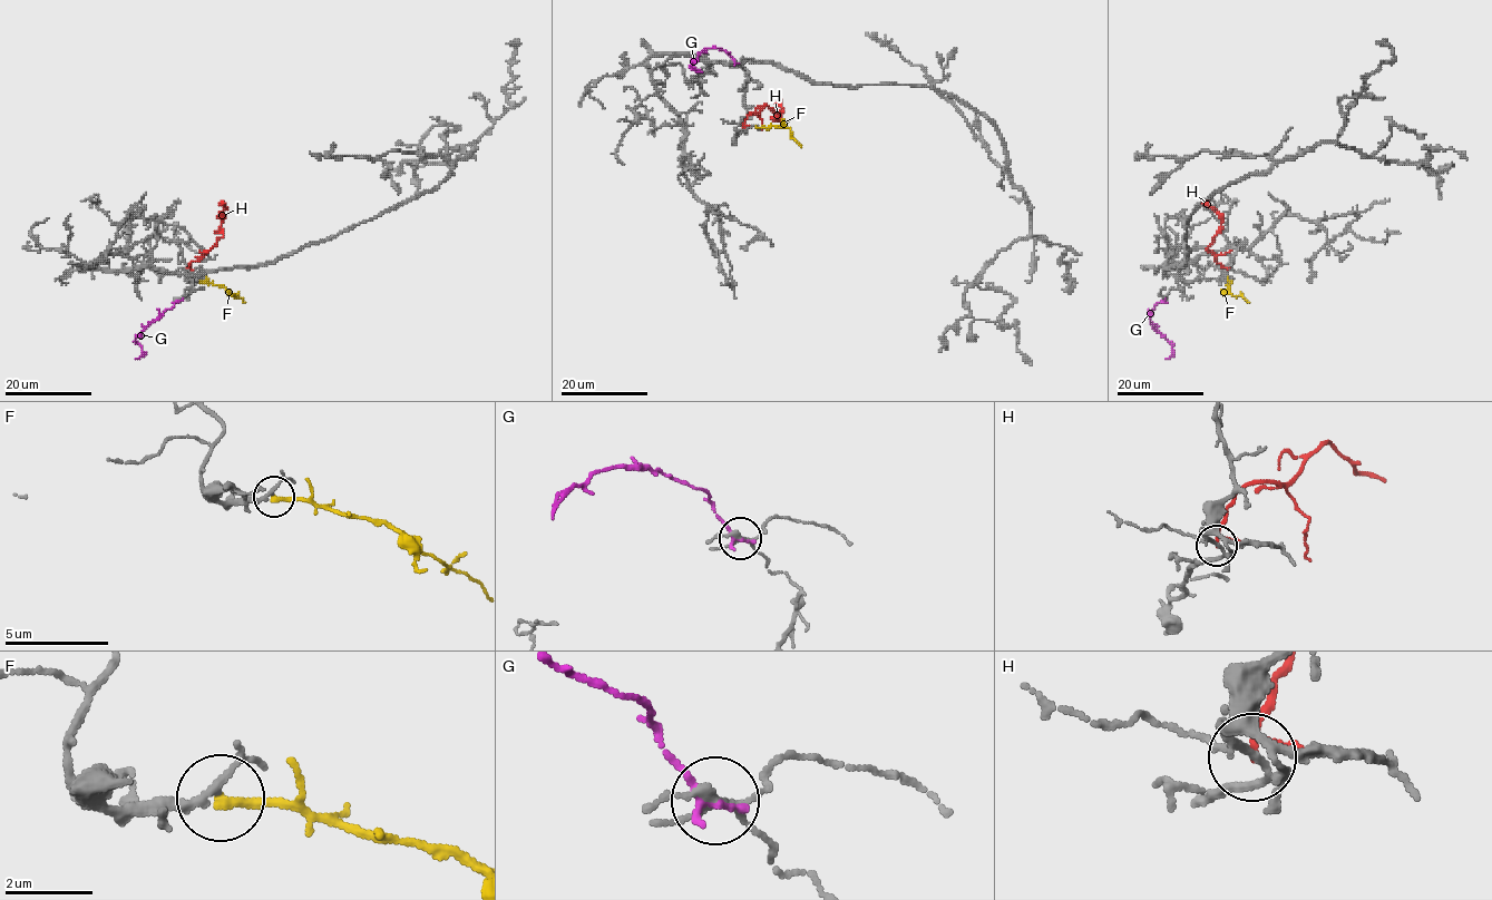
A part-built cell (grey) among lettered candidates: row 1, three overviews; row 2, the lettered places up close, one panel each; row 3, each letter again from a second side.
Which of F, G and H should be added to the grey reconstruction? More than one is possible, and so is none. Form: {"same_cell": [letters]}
{"same_cell": ["F"]}

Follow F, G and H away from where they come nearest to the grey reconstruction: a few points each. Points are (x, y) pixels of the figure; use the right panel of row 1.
F: (1229, 281), (1227, 291), (1248, 303)
G: (1164, 301), (1153, 307), (1149, 321), (1172, 342), (1172, 353), (1166, 358)
H: (1228, 268), (1216, 262), (1208, 250), (1222, 218), (1202, 203)

